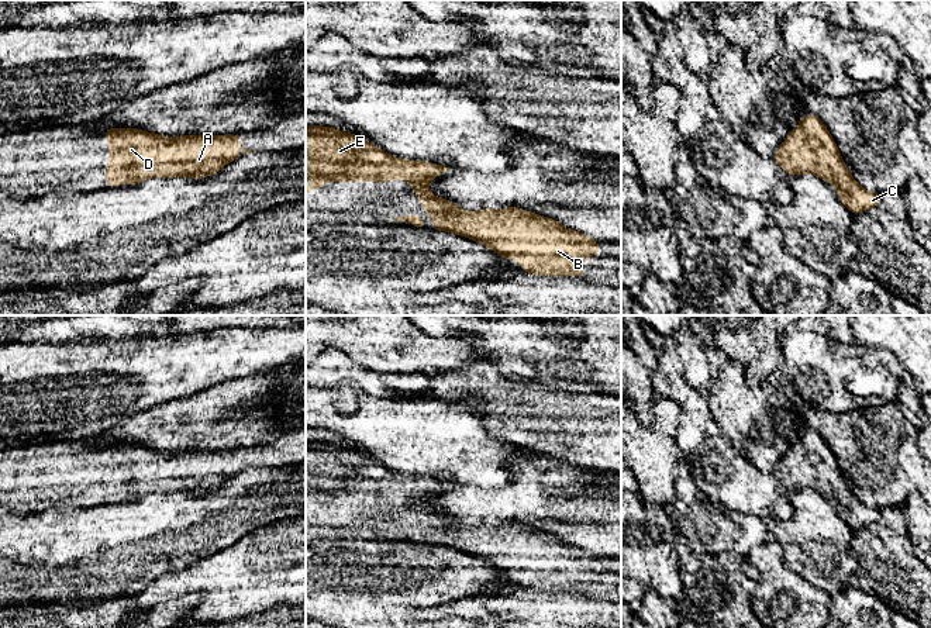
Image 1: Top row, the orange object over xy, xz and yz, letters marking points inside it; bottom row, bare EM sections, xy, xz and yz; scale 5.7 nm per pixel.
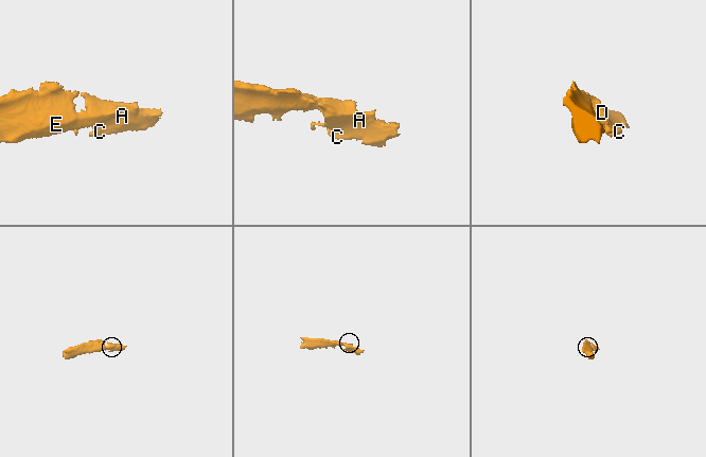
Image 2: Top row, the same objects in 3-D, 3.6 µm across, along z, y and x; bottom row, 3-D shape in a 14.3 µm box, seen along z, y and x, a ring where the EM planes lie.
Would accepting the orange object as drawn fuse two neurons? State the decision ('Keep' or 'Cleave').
Keep

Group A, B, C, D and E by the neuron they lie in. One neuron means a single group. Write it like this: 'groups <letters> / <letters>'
groups A B C D E

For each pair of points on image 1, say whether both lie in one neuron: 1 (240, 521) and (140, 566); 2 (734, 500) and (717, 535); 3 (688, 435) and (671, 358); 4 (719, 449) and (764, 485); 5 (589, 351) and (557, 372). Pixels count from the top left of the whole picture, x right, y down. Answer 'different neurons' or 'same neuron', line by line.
1: same neuron
2: different neurons
3: same neuron
4: same neuron
5: same neuron

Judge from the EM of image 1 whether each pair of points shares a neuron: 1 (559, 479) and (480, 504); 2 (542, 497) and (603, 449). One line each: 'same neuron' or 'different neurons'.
1: same neuron
2: different neurons

